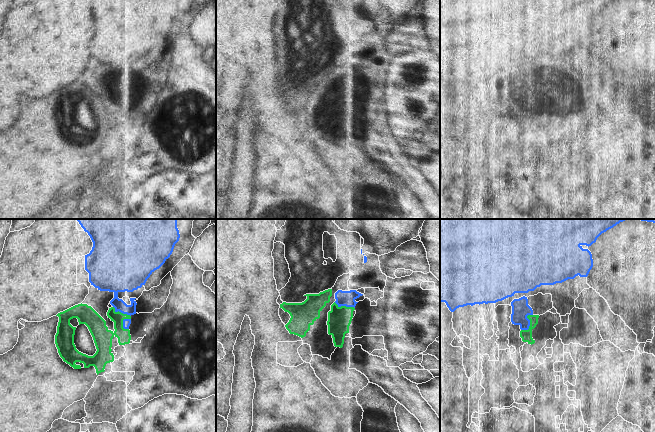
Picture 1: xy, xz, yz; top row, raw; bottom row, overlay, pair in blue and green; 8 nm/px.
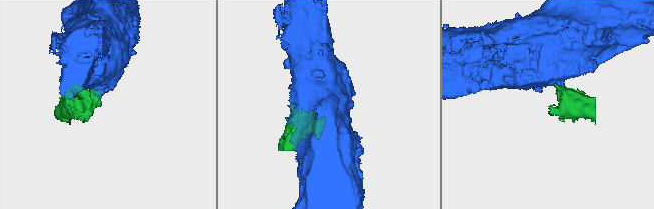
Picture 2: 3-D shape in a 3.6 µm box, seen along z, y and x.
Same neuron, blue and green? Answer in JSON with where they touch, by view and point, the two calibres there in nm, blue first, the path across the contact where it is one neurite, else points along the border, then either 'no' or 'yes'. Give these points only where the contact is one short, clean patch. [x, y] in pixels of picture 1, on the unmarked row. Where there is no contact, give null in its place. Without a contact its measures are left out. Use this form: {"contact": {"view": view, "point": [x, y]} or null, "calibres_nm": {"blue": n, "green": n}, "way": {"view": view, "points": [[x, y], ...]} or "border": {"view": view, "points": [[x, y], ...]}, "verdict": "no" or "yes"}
{"contact": {"view": "yz", "point": [529, 99]}, "calibres_nm": {"blue": 140, "green": 90}, "border": {"view": "yz", "points": [[532, 90], [527, 92], [529, 96], [528, 104], [521, 106]]}, "verdict": "no"}

